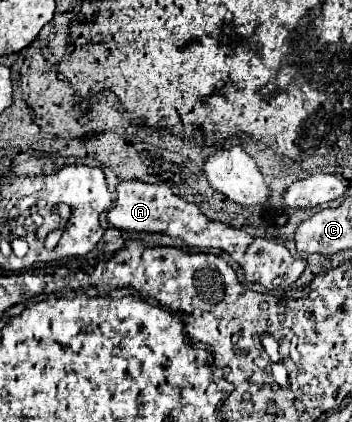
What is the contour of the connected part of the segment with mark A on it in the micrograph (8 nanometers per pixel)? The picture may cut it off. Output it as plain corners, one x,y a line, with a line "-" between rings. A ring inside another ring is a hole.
123,181
117,185
117,201
107,213
109,225
127,231
127,233
165,233
175,239
181,239
187,247
199,249
221,249
239,263
249,283
259,283
269,291
289,289
303,273
305,259
291,257
291,253
269,239
251,237
241,229
229,227
219,221
209,221
193,203
175,197
173,191
159,183
149,185
143,181

